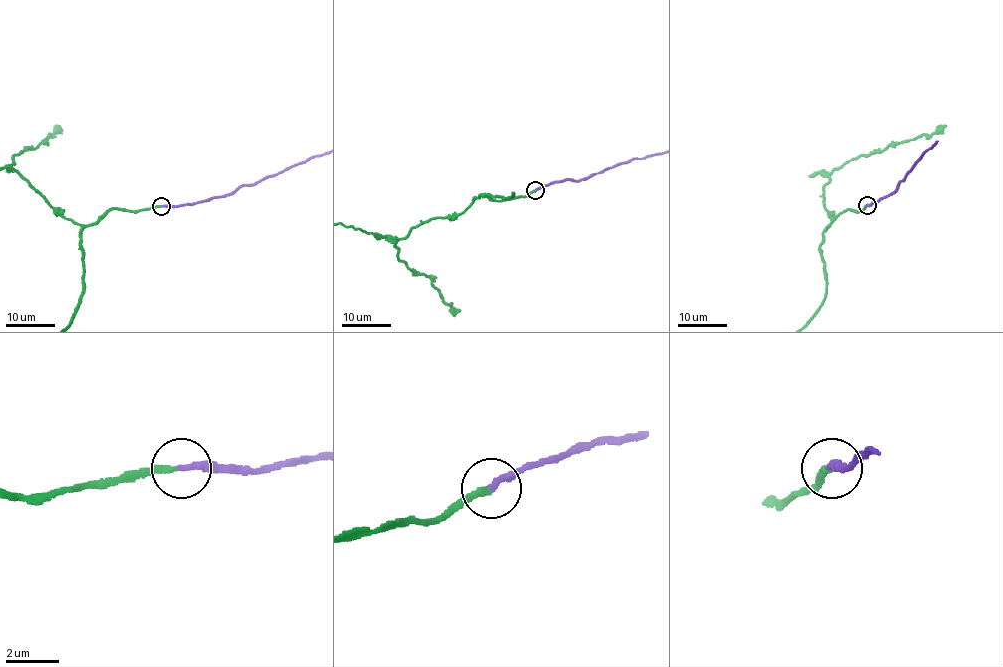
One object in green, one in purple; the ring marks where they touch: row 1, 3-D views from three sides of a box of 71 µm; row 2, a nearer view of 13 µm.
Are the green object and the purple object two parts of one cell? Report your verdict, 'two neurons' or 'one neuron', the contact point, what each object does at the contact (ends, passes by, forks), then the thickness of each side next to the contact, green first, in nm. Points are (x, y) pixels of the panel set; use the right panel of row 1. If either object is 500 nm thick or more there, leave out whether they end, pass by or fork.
one neuron; at (867, 205); green ends there; purple ends there; 240 nm thick on the green side, 240 nm on the other

